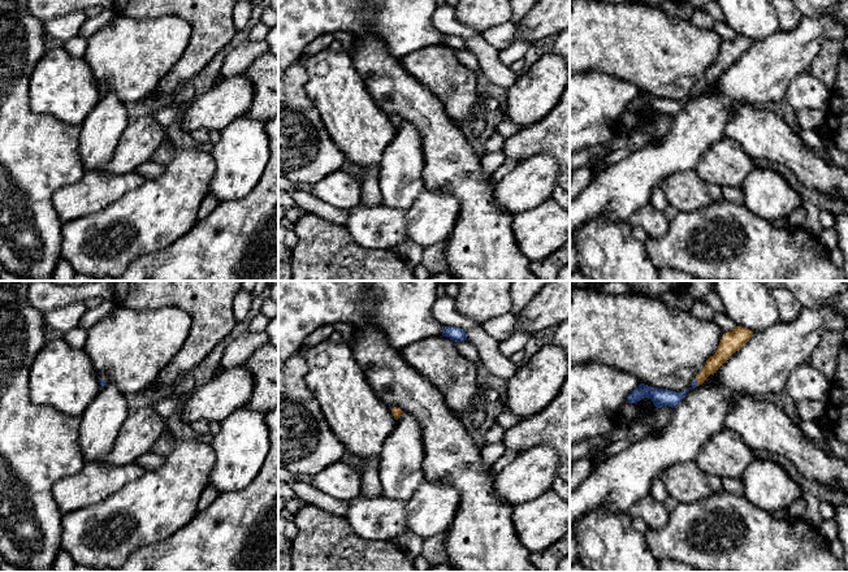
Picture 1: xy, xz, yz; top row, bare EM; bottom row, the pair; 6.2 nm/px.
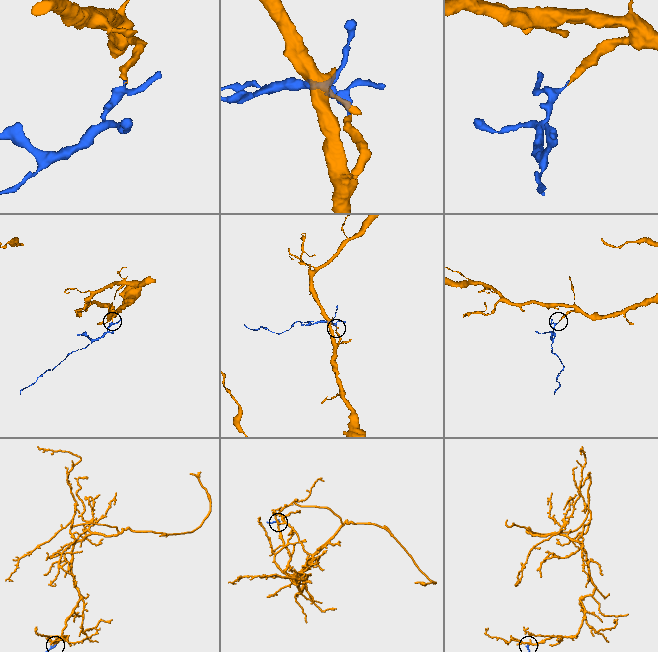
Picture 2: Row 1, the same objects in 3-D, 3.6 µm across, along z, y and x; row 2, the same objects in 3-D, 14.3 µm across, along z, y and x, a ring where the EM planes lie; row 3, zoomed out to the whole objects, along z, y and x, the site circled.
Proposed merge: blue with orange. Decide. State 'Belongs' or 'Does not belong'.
Belongs

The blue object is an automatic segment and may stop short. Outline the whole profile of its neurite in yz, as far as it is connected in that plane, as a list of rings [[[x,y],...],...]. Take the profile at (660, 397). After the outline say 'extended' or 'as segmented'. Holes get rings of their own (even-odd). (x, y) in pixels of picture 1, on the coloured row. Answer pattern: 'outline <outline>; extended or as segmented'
outline [[[736,326],[732,332],[724,333],[719,342],[717,352],[709,358],[705,367],[696,376],[693,385],[688,390],[676,393],[672,390],[654,389],[648,385],[640,384],[639,387],[627,396],[627,402],[636,404],[644,398],[650,398],[657,408],[661,408],[663,406],[675,408],[691,389],[696,387],[697,385],[702,385],[710,374],[717,373],[717,370],[752,337],[753,333],[743,326]]]; extended

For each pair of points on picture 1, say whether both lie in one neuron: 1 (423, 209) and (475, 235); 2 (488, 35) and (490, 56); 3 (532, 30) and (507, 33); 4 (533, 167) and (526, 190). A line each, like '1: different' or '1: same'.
1: different
2: different
3: different
4: same

